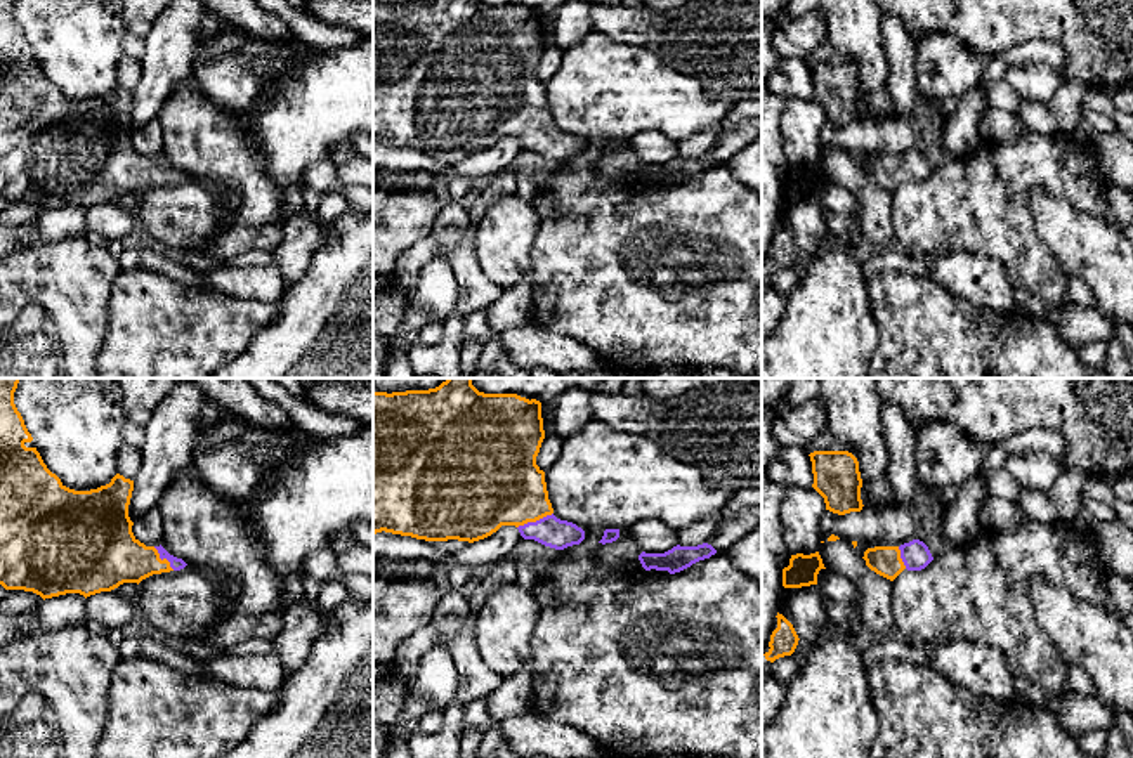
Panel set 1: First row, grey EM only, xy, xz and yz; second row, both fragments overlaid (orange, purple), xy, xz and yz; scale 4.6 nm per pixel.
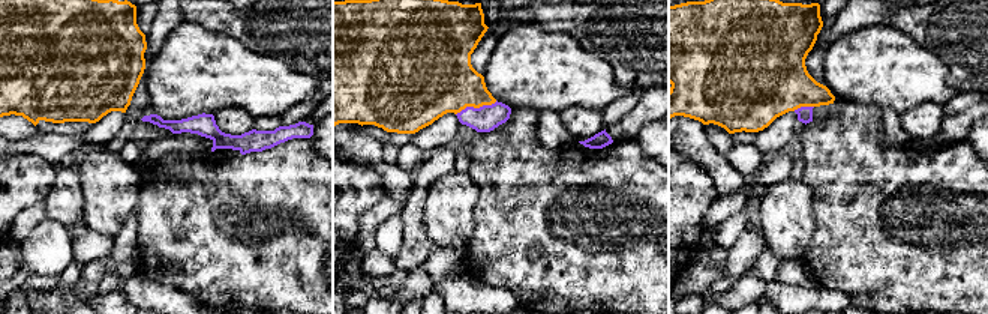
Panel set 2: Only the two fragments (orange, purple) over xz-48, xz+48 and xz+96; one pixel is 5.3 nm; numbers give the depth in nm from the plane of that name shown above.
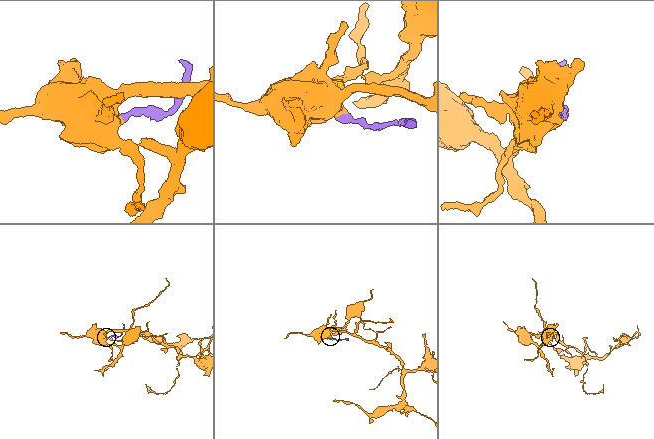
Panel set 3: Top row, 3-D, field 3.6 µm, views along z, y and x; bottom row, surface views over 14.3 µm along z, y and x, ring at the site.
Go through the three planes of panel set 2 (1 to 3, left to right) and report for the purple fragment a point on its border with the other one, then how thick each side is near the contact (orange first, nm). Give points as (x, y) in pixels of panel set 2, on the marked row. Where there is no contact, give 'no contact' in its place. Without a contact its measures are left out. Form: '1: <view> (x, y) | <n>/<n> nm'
1: no contact
2: xz+48 (476, 107) | 380/140 nm
3: xz+96 (802, 105) | 440/80 nm

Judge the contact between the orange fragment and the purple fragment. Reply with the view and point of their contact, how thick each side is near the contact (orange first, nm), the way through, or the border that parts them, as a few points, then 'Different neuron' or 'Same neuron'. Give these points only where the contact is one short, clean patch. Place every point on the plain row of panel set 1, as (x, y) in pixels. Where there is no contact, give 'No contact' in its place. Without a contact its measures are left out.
Touches orange at xz (535, 132). Thickness 400 nm (orange) against 140 nm. Path across: xz (497, 94), (535, 132), (550, 143). Same neuron

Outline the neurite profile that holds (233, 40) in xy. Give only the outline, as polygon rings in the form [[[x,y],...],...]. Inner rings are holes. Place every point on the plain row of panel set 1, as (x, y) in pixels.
[[[227,31],[217,40],[208,40],[205,43],[205,50],[208,54],[219,54],[224,50],[236,50],[250,56],[253,61],[259,61],[264,56],[278,56],[281,54],[281,47],[274,47],[271,40],[255,38],[252,35],[245,35],[239,31]]]

